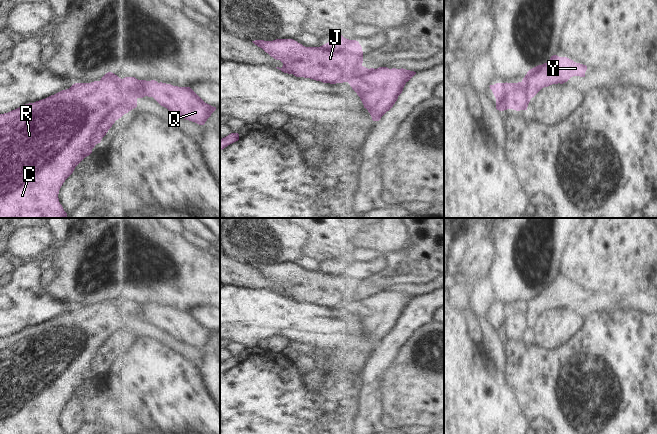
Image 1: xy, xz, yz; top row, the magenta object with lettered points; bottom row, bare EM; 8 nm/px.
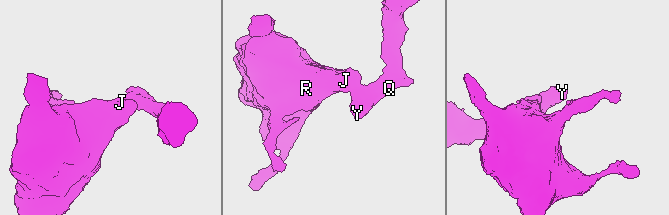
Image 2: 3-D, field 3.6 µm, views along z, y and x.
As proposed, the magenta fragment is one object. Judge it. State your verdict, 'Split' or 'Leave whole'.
Split

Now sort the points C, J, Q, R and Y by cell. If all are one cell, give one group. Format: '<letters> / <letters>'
C J R / Q Y

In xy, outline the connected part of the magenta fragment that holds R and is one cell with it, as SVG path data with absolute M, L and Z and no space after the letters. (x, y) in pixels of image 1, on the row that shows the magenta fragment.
M112 72L106 73L100 81L91 83L75 83L69 89L62 90L45 99L25 104L8 113L0 114L0 218L67 218L59 202L58 194L65 180L73 173L75 167L92 153L96 144L100 143L116 120L137 107L130 84Z

